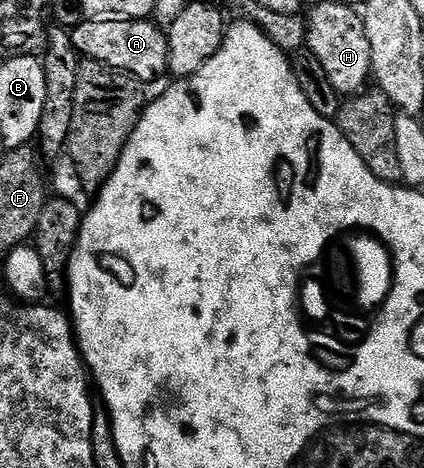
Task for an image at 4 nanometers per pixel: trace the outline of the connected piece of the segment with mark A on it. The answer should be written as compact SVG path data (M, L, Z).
M152 18L143 19L91 19L72 28L74 47L81 57L94 59L108 67L114 67L125 75L140 79L150 85L169 70L169 37L153 24Z

